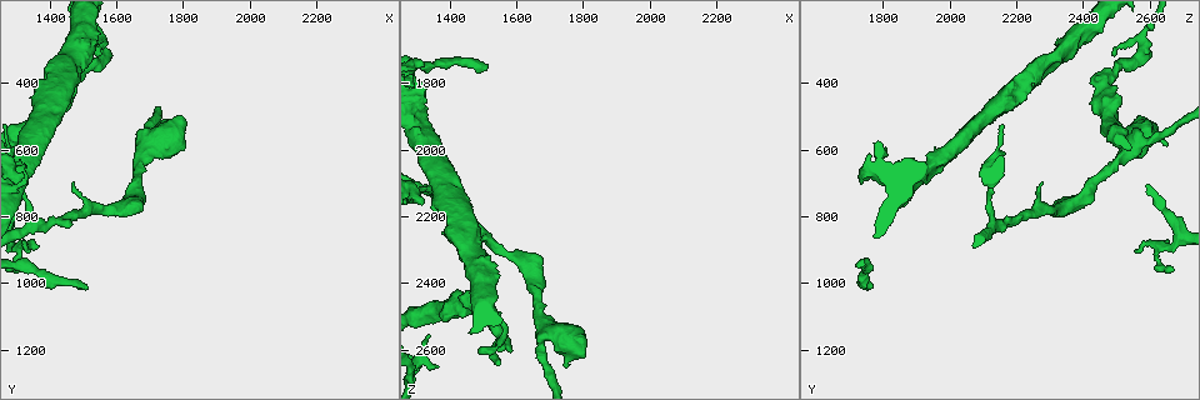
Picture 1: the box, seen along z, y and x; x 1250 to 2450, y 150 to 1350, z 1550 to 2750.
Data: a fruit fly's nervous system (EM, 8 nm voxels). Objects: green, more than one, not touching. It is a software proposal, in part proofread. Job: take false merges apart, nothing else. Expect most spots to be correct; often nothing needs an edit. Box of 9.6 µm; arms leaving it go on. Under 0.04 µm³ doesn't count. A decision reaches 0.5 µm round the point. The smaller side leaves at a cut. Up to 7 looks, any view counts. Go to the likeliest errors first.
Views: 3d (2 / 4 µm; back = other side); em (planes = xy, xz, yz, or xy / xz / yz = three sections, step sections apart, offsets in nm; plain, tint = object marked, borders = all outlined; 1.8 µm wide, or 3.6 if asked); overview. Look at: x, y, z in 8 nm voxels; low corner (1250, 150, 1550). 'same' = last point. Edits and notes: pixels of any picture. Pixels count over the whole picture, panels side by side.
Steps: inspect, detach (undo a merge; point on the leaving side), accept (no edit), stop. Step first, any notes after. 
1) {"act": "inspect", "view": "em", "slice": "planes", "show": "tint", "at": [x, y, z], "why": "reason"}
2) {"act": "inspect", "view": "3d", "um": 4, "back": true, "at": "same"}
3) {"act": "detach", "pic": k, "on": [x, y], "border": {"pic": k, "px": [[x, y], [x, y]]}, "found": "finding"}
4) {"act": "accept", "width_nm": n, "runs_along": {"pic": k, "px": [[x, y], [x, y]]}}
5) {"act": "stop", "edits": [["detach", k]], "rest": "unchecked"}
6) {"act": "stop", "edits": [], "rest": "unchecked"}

{"act": "inspect", "view": "em", "slice": "yz", "step": 8, "show": "tint", "at": [1560, 310, 2570], "why": "sharp bend"}

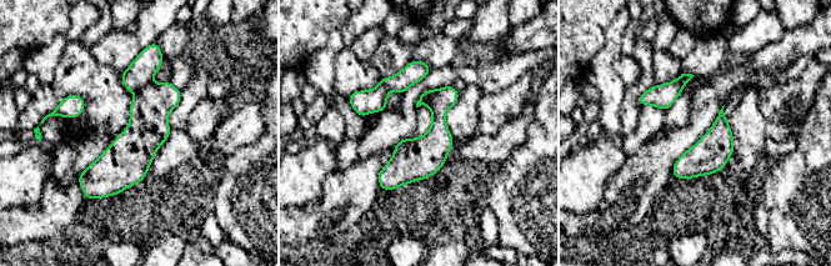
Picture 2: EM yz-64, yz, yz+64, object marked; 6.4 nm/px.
{"act": "detach", "pic": 2, "on": [151, 105], "width_nm": 240, "part_leaving": {"pic": 2, "px": [[178, 93], [94, 192]]}, "found": "two cells meet here"}

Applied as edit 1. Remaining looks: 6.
{"act": "inspect", "view": "em", "um": 3.6, "slice": "planes", "show": "tint", "at": [1730, 570, 2540], "why": "sharp bend"}

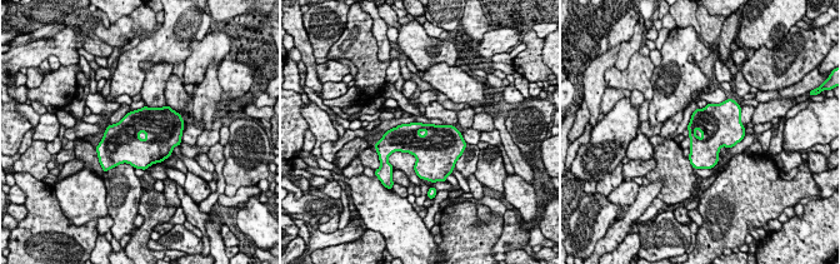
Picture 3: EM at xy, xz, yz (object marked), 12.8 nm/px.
{"act": "accept", "found": "one cell here"}

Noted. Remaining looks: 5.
{"act": "inspect", "view": "em", "slice": "planes", "show": "tint", "at": [1350, 810, 2120], "why": "side arm on a straight run"}

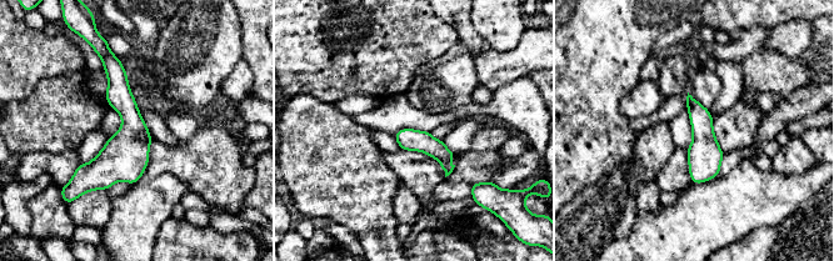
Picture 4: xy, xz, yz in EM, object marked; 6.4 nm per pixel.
{"act": "accept", "runs_along": {"pic": 4, "px": [[108, 61], [129, 144], [85, 187]]}, "found": "one cell here"}

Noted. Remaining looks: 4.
{"act": "stop", "edits": [["detach", 2]], "rest": "unchecked"}

